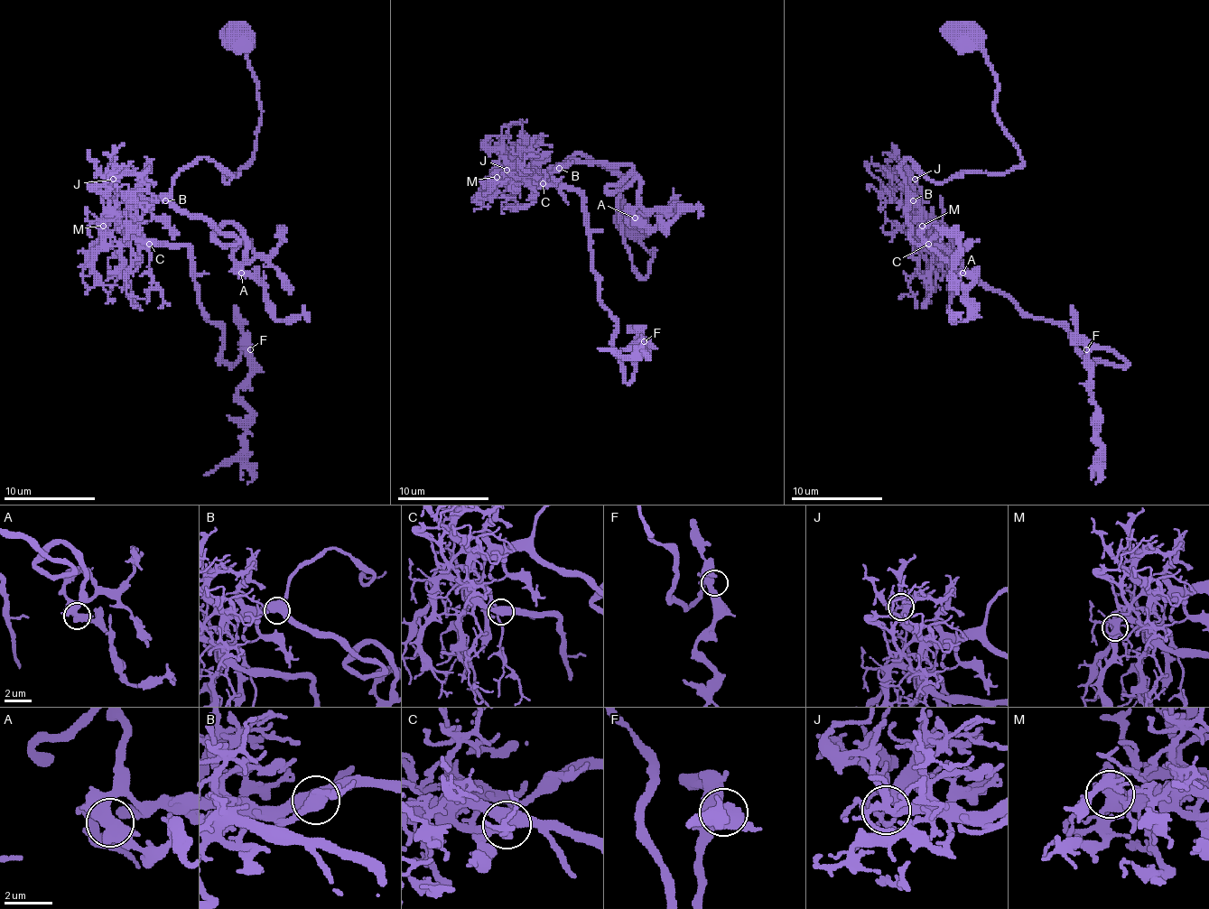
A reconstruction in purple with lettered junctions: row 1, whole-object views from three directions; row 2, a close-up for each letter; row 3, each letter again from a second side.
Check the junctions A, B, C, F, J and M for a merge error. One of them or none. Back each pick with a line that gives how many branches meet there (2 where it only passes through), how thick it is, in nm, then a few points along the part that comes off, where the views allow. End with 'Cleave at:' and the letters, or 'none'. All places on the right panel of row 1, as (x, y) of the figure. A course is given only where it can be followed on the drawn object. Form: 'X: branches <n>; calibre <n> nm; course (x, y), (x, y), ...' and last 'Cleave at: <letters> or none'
J: branches 2; calibre 170 nm; course (915, 180), (928, 244), (1066, 330), (1091, 360), (1123, 358), (1089, 354), (1093, 475)
Cleave at: J

